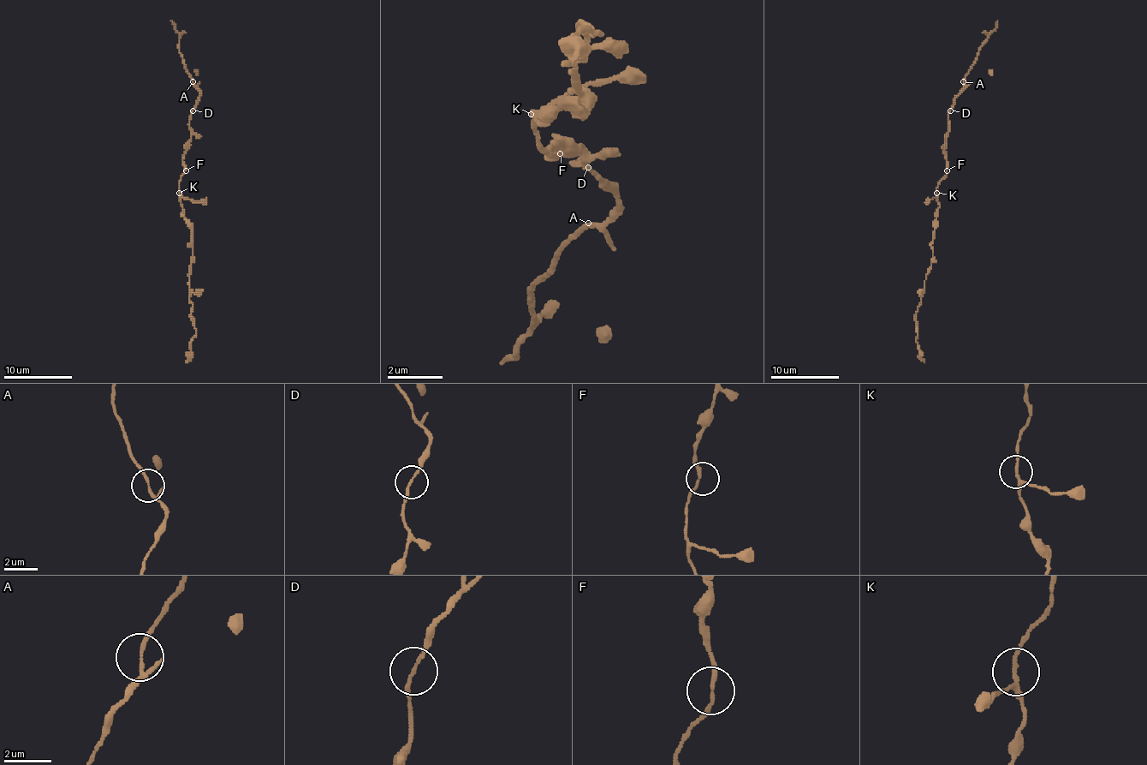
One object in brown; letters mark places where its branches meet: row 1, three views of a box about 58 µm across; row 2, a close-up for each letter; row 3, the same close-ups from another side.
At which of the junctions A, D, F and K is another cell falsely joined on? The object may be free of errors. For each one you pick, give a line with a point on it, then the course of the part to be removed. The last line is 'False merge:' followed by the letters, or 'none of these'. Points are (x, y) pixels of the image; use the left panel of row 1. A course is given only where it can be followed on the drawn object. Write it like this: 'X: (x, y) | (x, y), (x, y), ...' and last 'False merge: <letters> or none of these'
False merge: none of these

